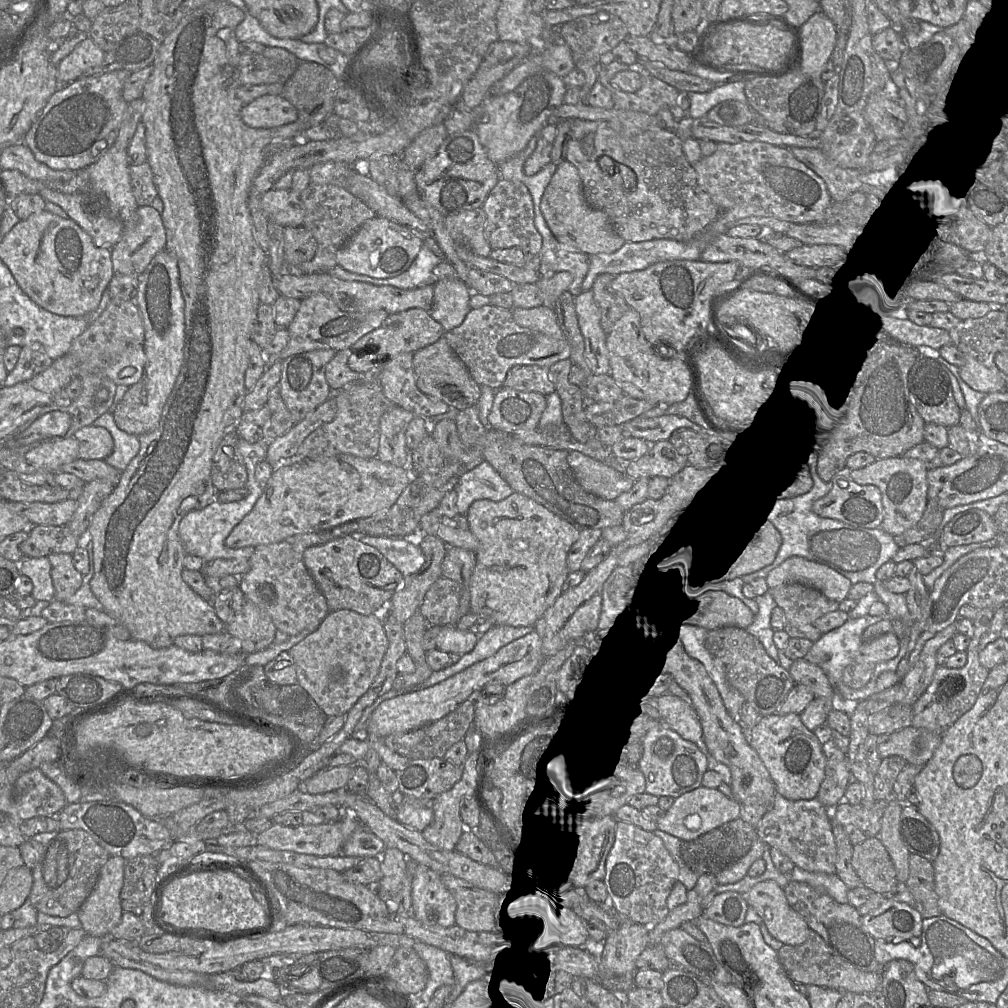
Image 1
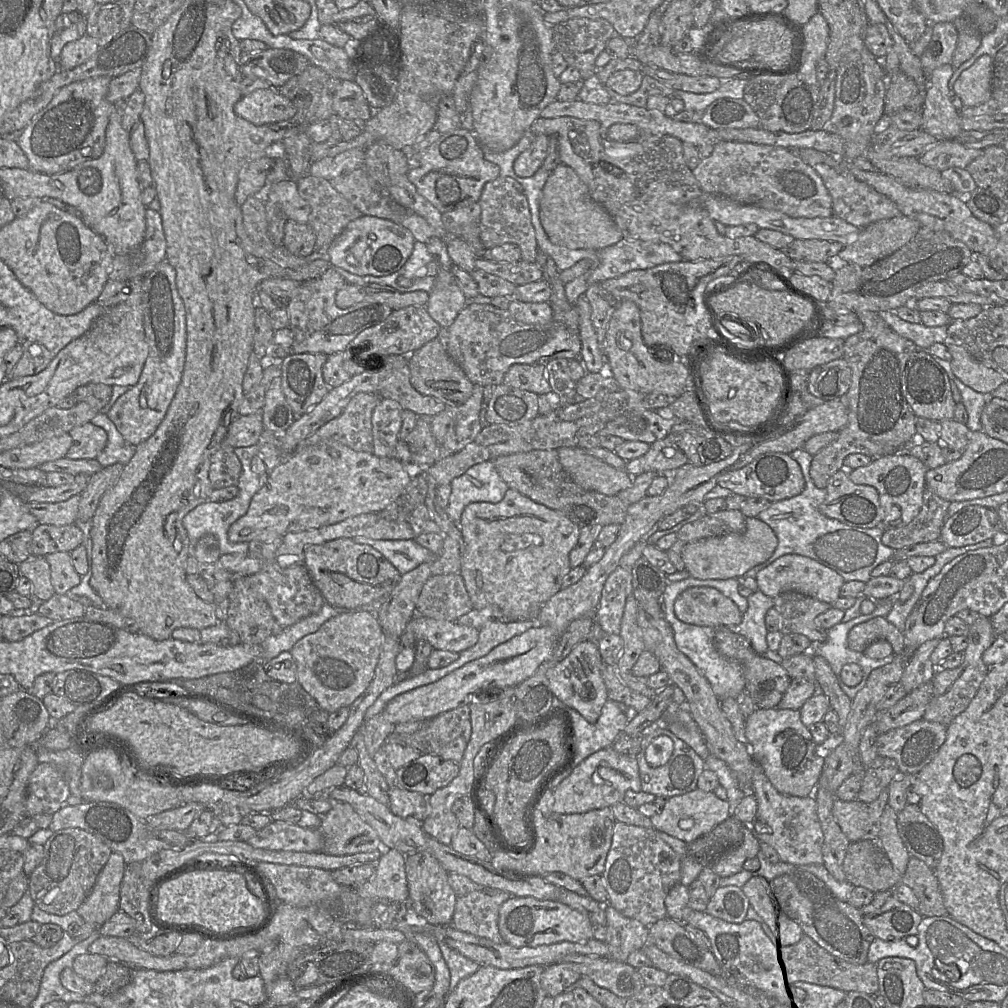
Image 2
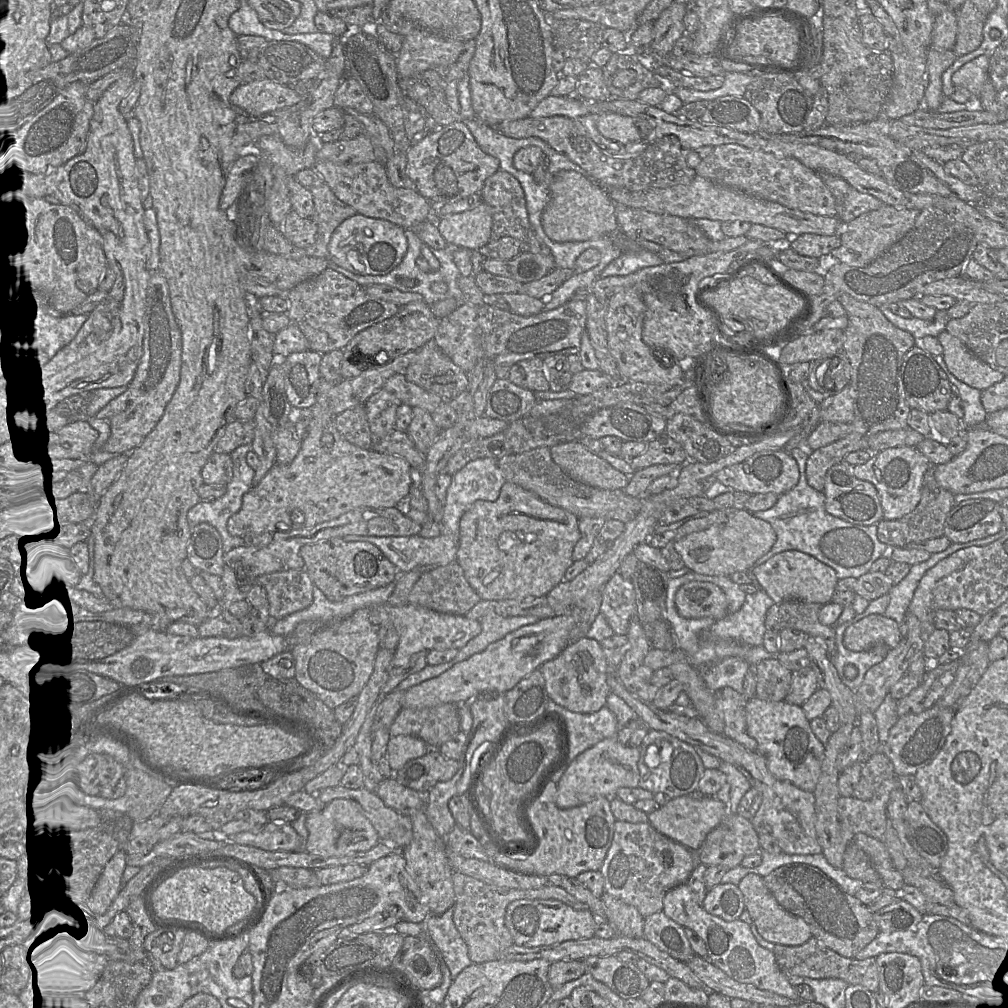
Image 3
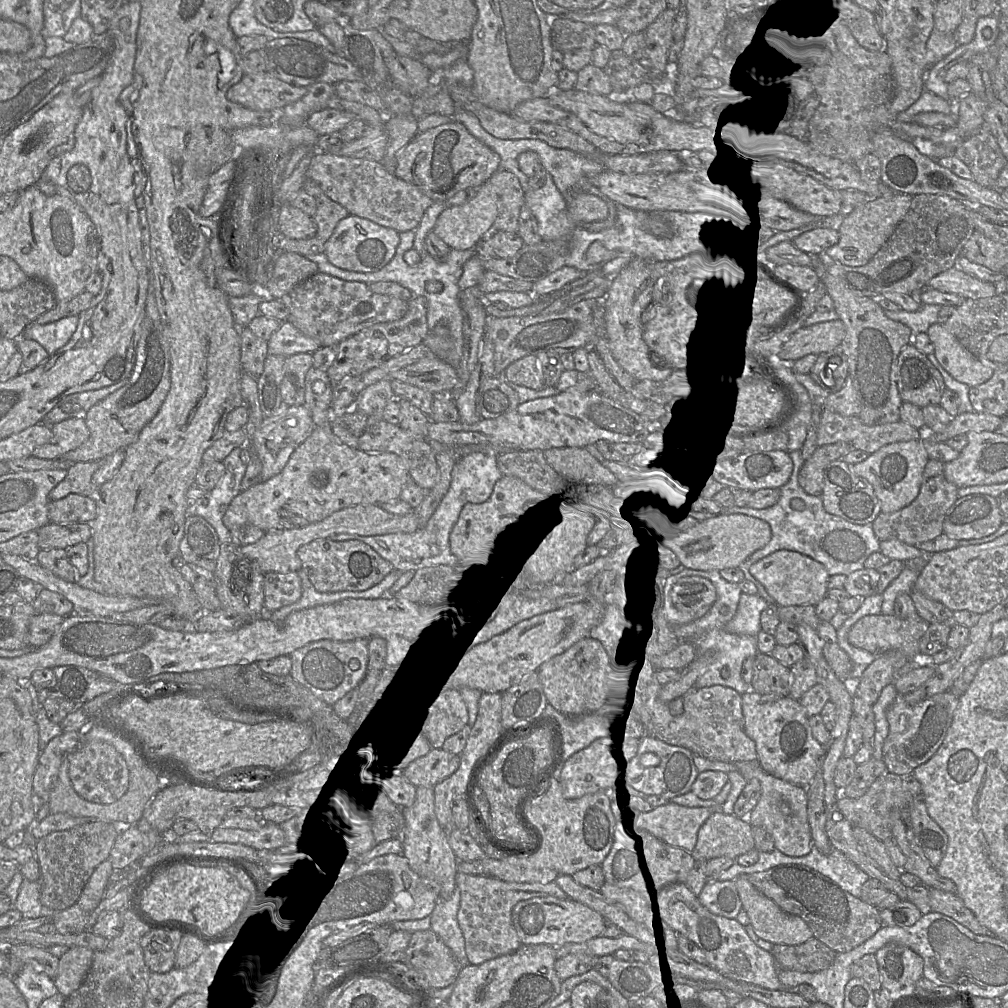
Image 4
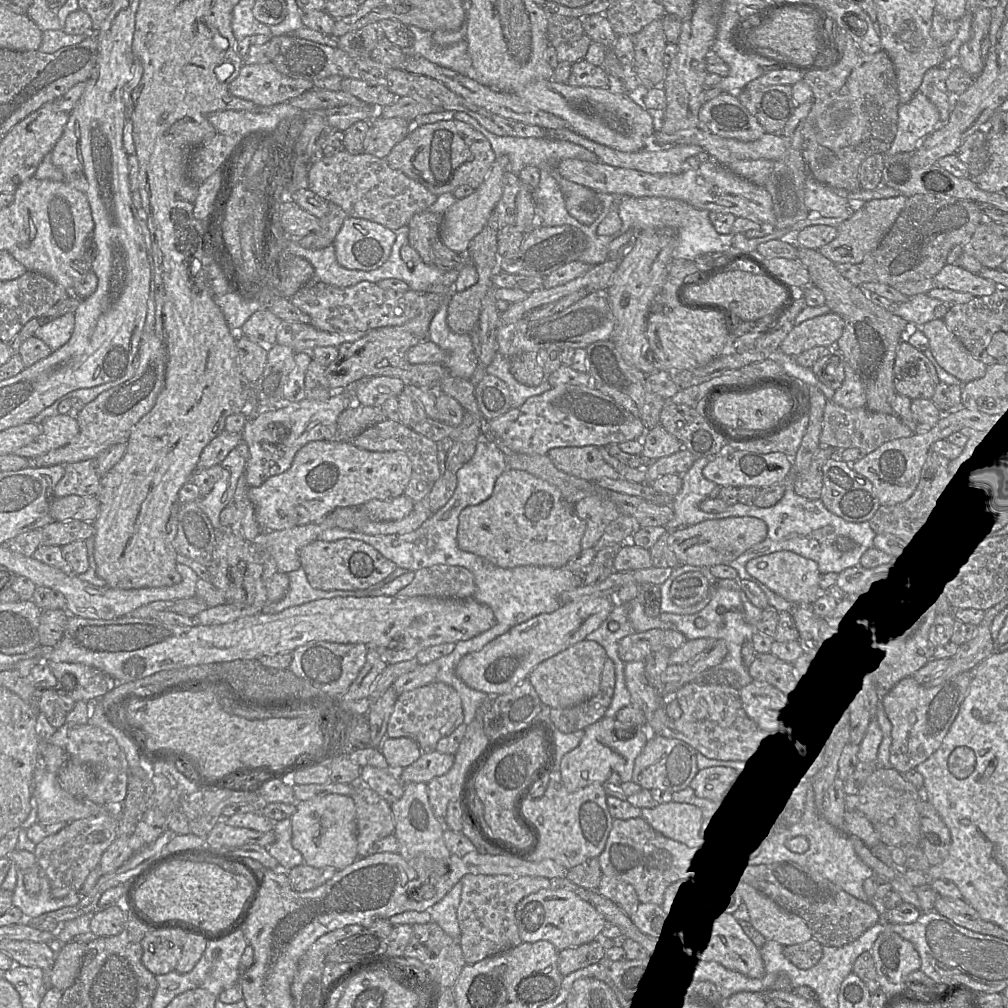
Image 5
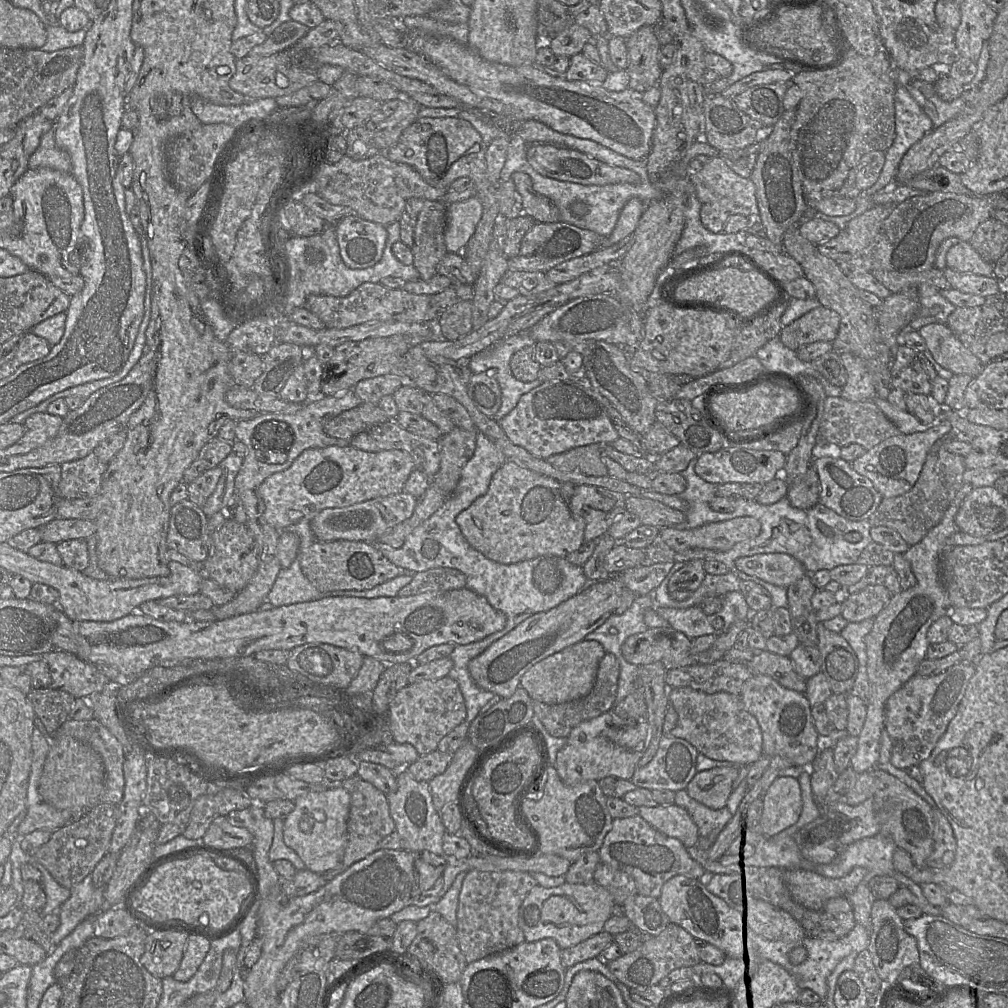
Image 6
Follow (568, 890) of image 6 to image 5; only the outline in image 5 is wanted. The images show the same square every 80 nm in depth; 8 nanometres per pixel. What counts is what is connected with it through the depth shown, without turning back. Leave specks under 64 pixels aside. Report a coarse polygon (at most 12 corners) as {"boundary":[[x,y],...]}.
{"boundary":[[562,887],[518,903],[522,942],[558,951],[599,939],[606,922]]}

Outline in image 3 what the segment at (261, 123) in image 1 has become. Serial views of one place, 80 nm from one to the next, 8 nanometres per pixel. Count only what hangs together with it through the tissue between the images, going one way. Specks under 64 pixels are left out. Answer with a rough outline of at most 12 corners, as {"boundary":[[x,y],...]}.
{"boundary":[[264,78],[238,86],[229,101],[252,116],[297,104],[289,86]]}

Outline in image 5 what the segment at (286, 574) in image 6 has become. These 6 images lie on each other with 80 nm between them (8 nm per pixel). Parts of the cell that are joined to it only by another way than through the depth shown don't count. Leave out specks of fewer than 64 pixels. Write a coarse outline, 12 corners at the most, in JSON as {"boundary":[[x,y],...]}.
{"boundary":[[302,567],[287,573],[289,589],[272,613],[318,599],[366,597],[364,591],[320,590]]}

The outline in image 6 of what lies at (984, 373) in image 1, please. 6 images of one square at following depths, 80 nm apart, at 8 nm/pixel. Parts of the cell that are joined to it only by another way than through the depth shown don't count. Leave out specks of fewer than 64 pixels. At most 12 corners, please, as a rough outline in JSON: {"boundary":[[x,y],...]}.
{"boundary":[[946,324],[918,333],[944,369],[972,377],[982,362]]}

